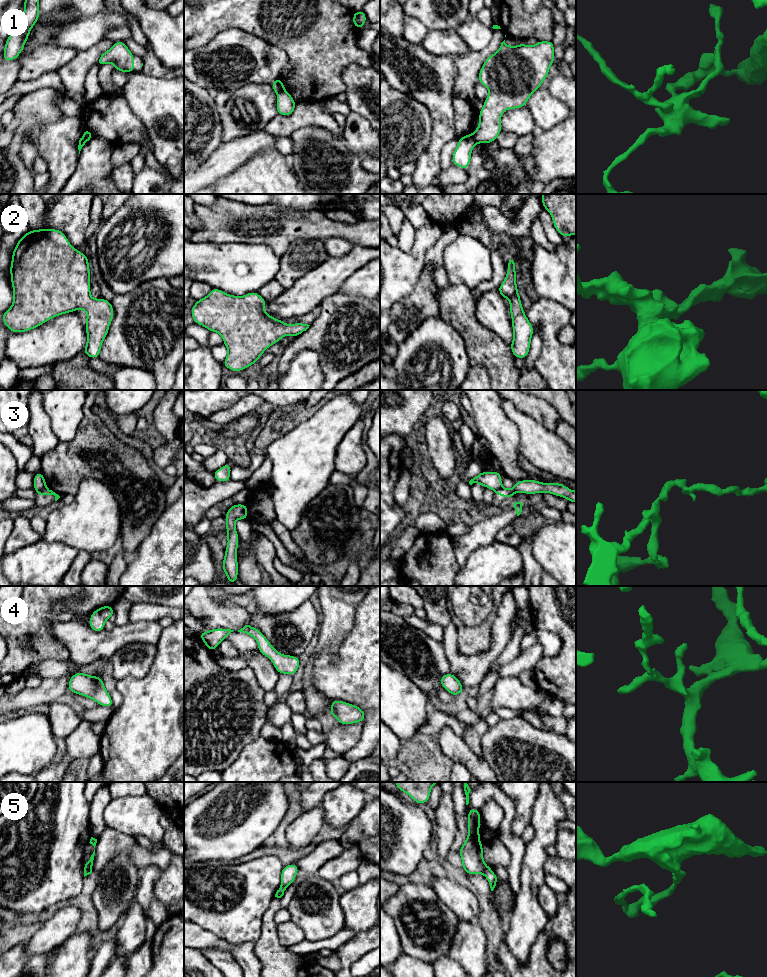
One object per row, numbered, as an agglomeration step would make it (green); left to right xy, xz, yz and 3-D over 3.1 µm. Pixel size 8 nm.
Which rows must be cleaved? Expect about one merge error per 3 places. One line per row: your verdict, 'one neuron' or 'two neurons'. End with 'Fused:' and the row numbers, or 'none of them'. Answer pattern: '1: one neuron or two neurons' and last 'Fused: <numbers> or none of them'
1: two neurons
2: one neuron
3: two neurons
4: one neuron
5: two neurons
Fused: 1, 3, 5

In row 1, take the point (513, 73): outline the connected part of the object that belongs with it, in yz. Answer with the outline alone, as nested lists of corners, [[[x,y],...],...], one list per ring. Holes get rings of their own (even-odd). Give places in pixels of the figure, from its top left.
[[[504,40],[498,51],[487,57],[480,69],[478,81],[489,90],[489,95],[478,114],[480,122],[473,133],[476,143],[488,144],[496,141],[502,132],[502,113],[507,109],[526,106],[531,94],[541,88],[549,75],[550,66],[555,62],[554,47],[552,41],[538,41],[532,46],[522,42],[518,46],[509,46]]]

